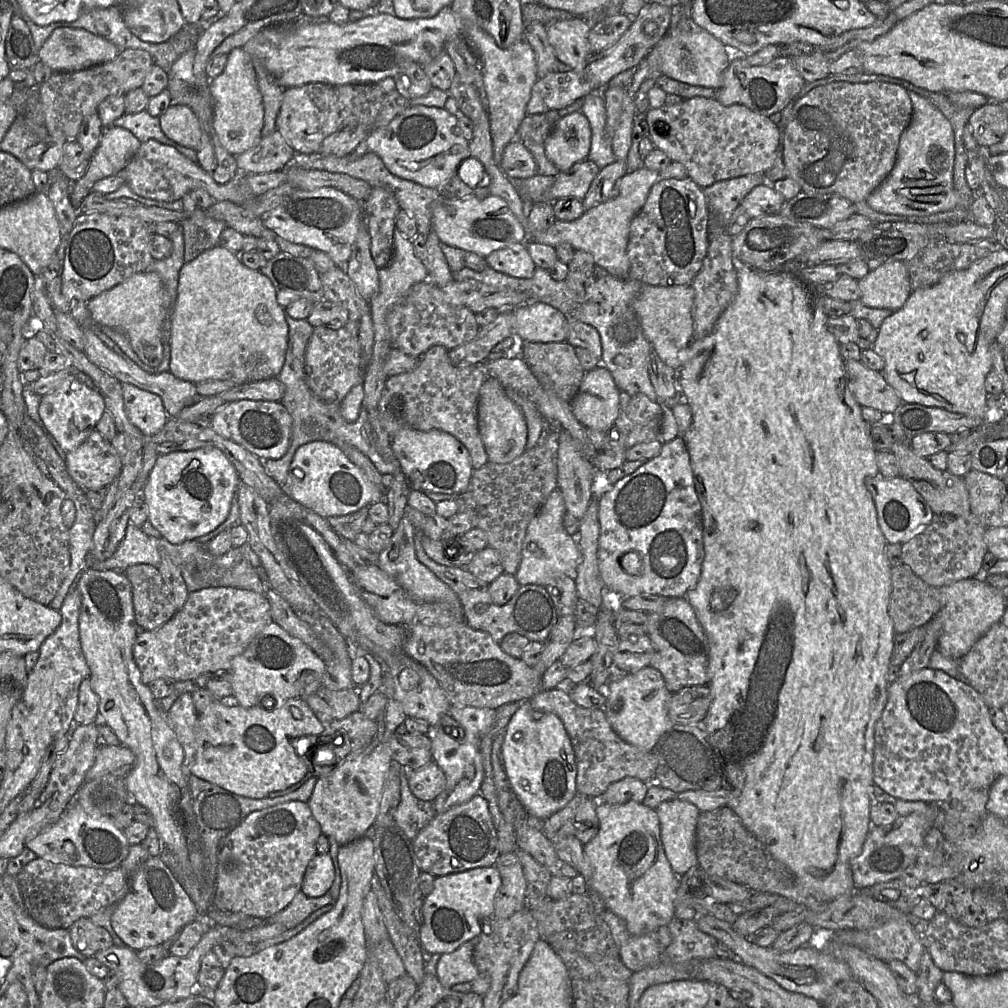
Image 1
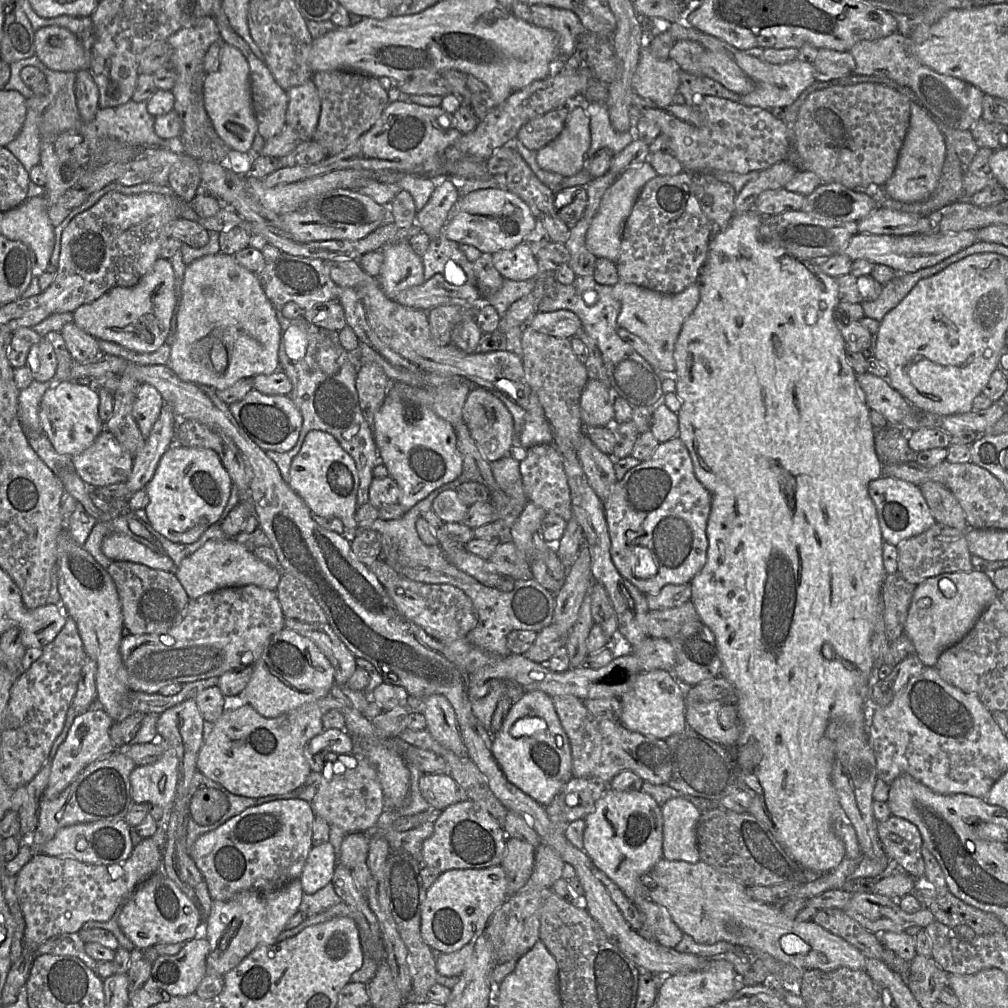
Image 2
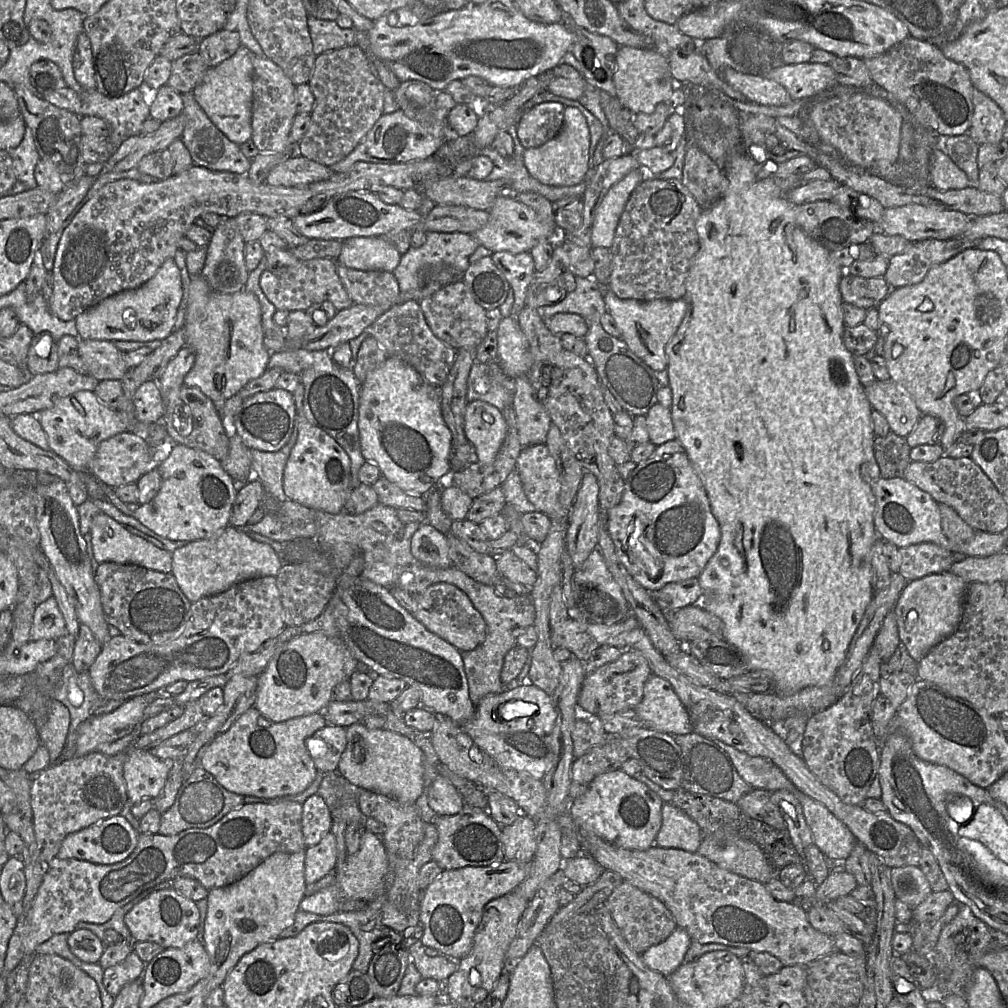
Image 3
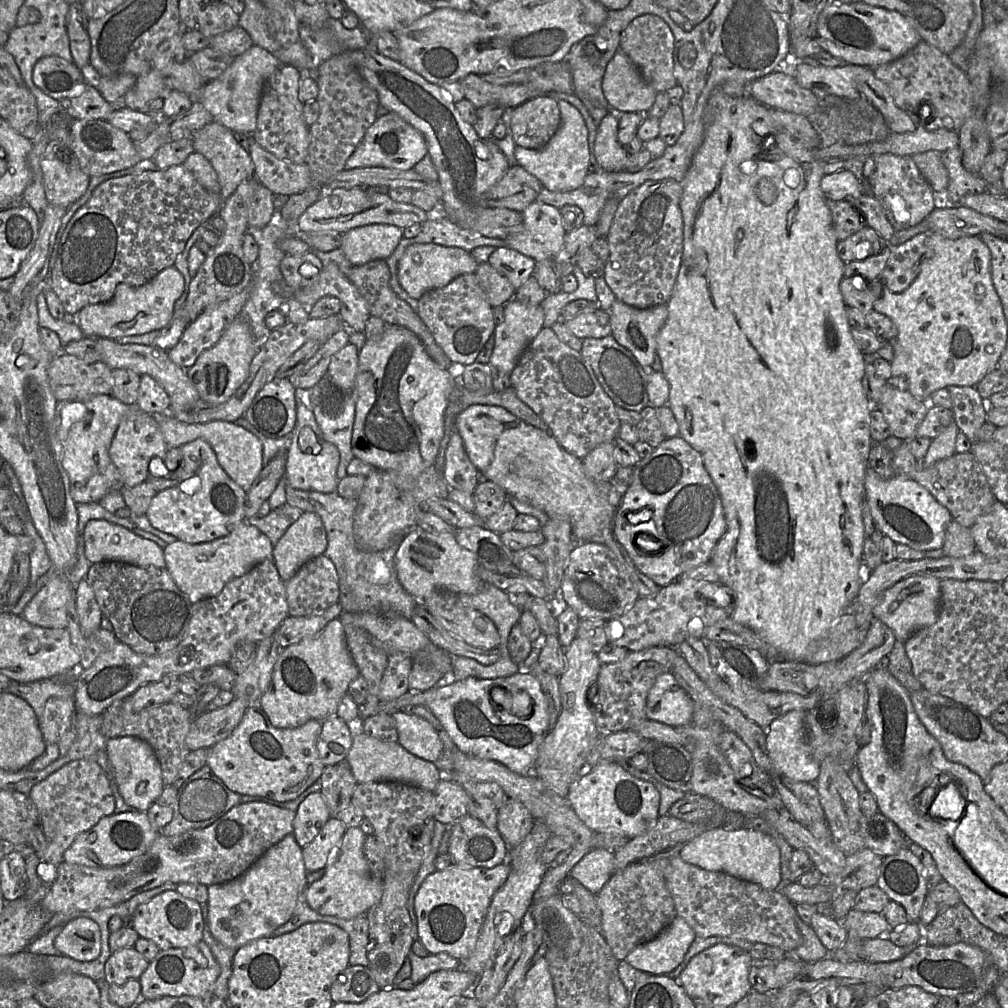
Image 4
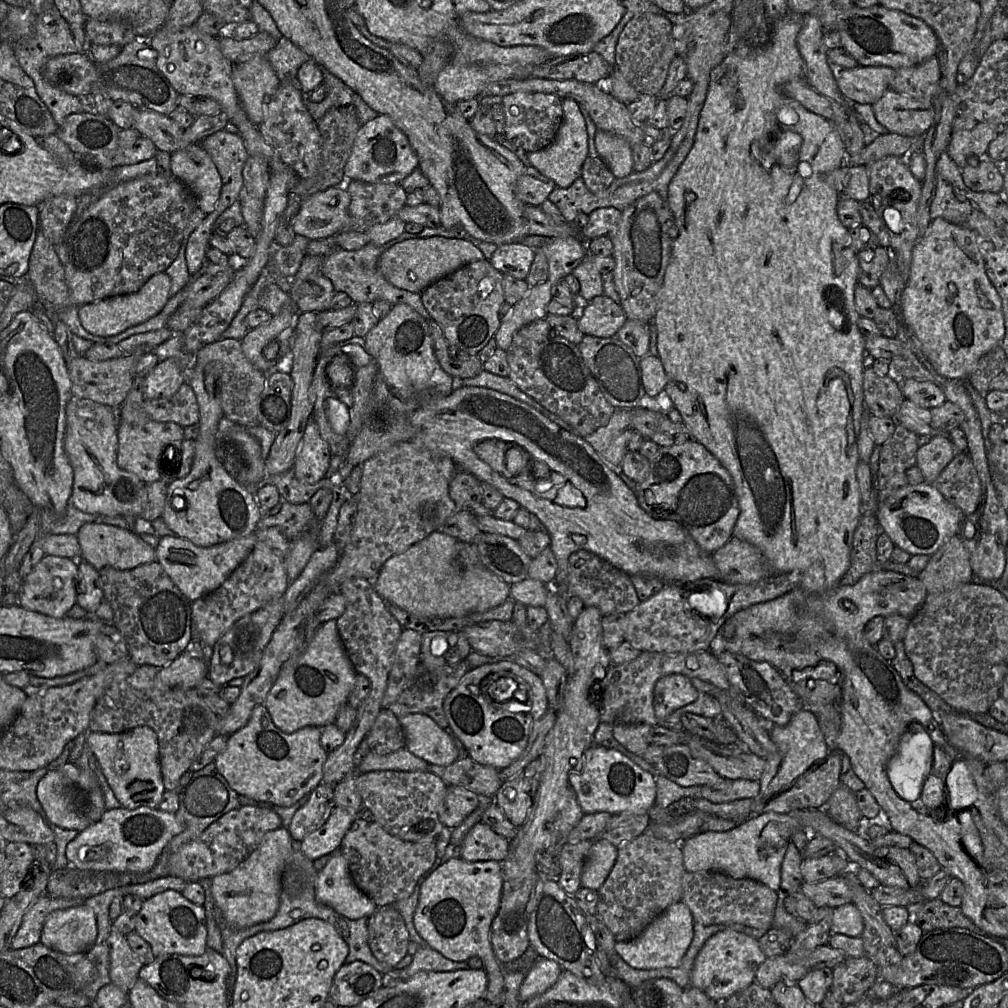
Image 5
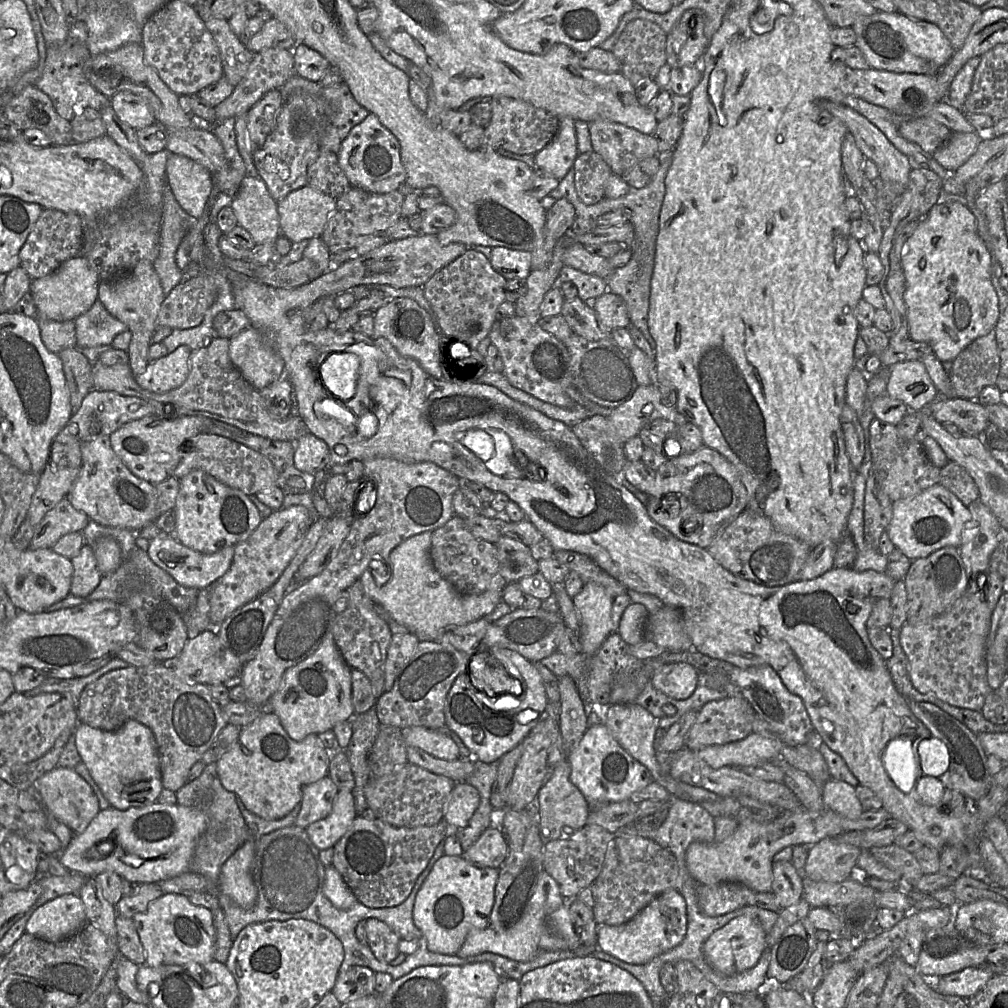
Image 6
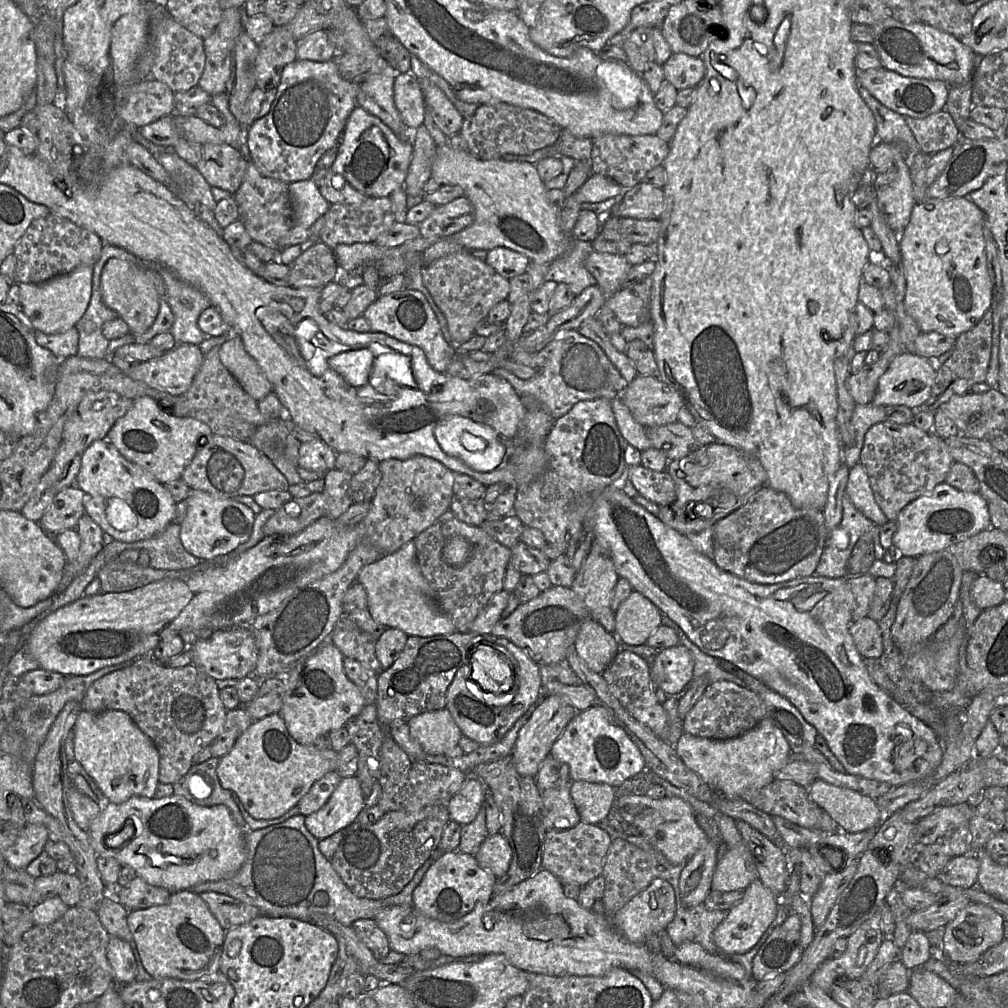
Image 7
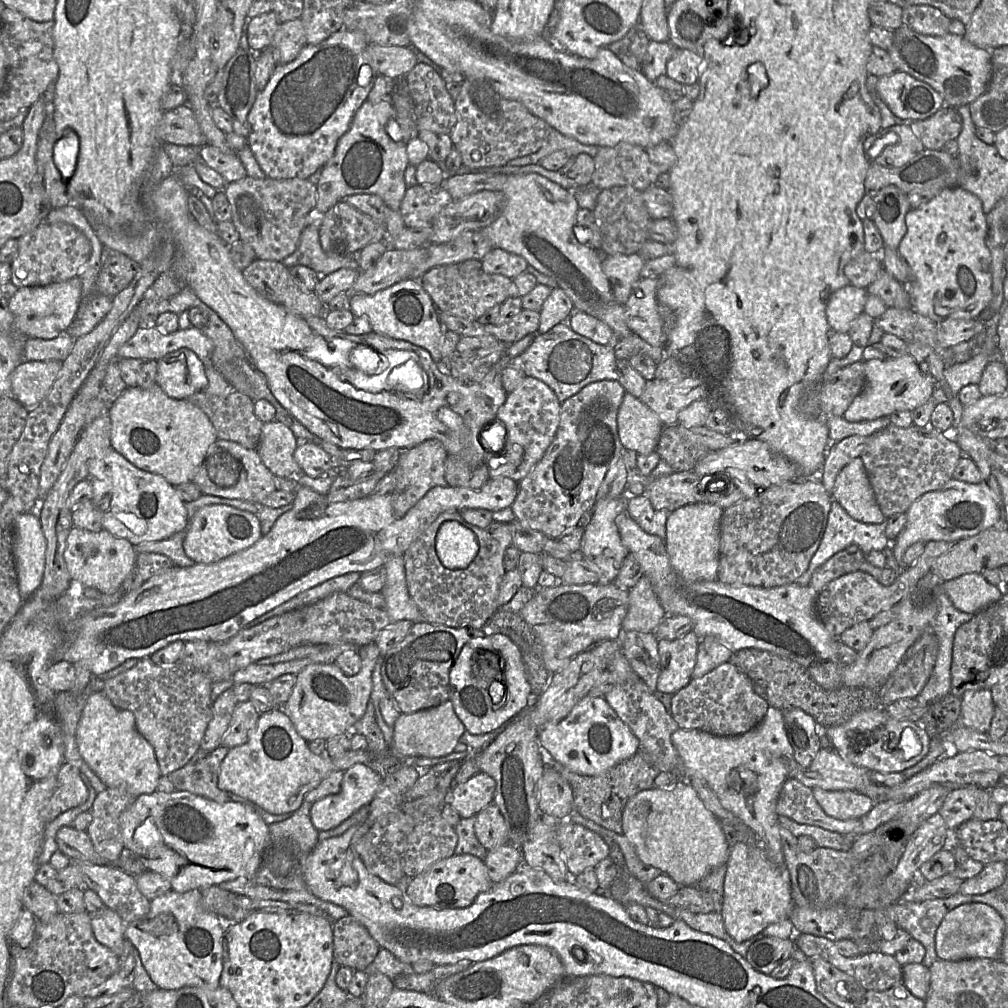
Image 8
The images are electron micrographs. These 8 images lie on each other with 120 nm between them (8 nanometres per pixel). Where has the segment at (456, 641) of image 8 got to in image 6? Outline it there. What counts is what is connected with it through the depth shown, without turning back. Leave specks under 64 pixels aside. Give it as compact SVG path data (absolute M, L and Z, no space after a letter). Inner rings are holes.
M420 641L414 655L396 677L392 689L384 691L377 698L375 710L379 722L401 730L412 726L432 730L443 729L446 726L444 713L446 696L456 677L468 671L472 654L439 641Z

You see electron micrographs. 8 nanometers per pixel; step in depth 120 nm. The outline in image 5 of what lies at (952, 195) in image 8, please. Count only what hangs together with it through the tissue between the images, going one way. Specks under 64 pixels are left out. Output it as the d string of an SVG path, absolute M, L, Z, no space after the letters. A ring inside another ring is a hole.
M943 218L931 220L926 232L915 243L912 249L909 277L901 295L901 307L904 319L916 337L920 340L925 357L938 374L951 379L968 379L969 374L972 372L979 358L994 347L1001 345L1005 335L1001 298L985 271L985 260L980 249L982 240L983 239L976 231L969 228L950 223Z

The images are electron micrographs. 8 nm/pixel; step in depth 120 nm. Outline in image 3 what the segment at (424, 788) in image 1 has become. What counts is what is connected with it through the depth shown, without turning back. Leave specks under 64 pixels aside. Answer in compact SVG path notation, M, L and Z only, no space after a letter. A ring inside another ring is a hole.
M438 775L428 792L428 804L438 816L458 814L464 800L457 788L445 777Z

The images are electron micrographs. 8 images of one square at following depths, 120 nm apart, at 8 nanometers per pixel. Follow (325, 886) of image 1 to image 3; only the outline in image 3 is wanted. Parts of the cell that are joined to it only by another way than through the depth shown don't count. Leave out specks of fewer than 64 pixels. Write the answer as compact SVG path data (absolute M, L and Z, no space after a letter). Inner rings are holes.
M332 831L321 841L305 850L305 881L313 884L337 868L337 845Z

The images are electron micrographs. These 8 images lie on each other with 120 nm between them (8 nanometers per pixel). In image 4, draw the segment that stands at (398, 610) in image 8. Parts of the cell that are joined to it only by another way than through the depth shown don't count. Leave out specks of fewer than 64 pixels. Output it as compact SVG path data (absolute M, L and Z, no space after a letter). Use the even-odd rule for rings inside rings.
M414 528L402 537L395 555L398 580L417 602L423 602L436 590L477 593L484 585L489 585L478 576L479 565L477 557L458 544L454 532L427 532L421 528Z

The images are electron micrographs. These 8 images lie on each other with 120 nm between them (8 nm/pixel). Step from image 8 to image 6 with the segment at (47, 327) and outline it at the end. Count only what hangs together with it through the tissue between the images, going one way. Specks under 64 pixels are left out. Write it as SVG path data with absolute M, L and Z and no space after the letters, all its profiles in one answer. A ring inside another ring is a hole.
M78 255L65 261L46 277L31 280L29 294L37 309L37 315L48 320L75 320L88 312L98 299L100 279L86 257Z

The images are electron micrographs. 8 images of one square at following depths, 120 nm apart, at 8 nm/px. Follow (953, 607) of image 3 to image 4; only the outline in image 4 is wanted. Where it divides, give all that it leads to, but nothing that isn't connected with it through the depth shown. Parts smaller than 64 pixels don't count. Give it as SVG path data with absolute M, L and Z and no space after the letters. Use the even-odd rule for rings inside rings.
M910 576L887 589L875 606L875 619L883 621L902 643L918 629L933 625L938 617L941 602L940 580L931 576Z

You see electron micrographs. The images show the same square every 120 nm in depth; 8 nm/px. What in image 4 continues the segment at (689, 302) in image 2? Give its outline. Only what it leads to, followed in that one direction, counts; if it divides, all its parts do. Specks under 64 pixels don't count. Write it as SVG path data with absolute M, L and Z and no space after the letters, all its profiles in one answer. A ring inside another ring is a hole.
M615 299L610 308L611 334L644 368L651 368L657 355L656 337L667 316L667 304L639 309Z

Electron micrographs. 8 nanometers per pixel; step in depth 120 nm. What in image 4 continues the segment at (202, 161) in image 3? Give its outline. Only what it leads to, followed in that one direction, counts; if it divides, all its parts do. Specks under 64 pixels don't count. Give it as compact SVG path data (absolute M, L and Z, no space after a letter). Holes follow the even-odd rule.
M210 122L192 134L194 152L202 154L217 173L221 198L227 200L247 178L254 176L249 153L236 141L232 131Z

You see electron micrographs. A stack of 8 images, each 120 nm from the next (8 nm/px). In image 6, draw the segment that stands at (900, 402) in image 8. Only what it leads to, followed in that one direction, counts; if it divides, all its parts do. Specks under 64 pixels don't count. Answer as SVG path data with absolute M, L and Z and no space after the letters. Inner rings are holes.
M921 360L898 362L889 369L886 393L903 401L909 410L920 410L936 398L937 388Z

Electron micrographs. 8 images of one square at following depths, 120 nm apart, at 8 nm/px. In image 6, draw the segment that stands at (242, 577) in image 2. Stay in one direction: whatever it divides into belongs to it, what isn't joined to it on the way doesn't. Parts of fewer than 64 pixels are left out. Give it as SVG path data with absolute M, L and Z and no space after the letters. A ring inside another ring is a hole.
M161 532L150 541L147 552L151 560L169 573L179 584L189 588L203 589L210 587L228 571L233 560L235 546L228 546L215 553L206 554L183 545L173 535Z

